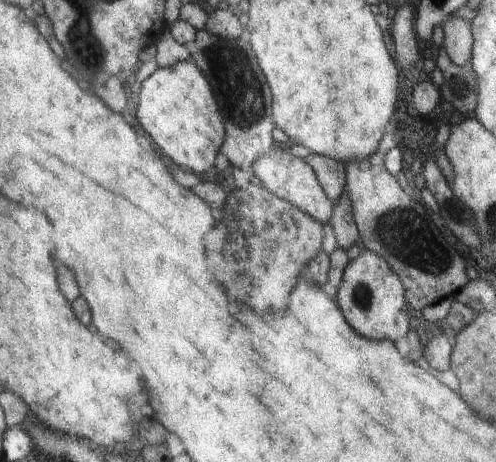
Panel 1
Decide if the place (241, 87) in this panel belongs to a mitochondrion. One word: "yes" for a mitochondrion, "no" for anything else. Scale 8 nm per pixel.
yes

